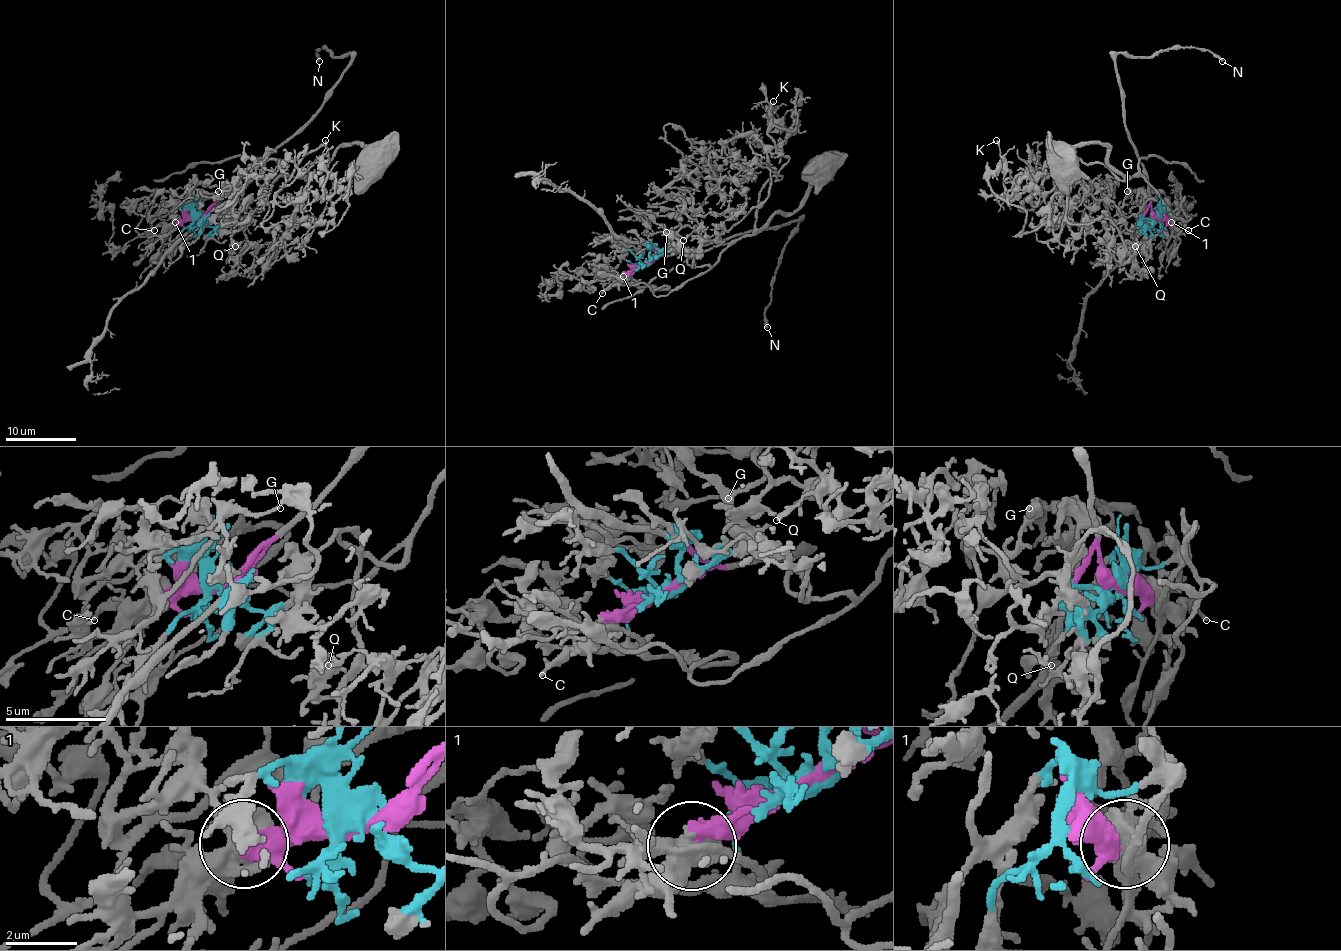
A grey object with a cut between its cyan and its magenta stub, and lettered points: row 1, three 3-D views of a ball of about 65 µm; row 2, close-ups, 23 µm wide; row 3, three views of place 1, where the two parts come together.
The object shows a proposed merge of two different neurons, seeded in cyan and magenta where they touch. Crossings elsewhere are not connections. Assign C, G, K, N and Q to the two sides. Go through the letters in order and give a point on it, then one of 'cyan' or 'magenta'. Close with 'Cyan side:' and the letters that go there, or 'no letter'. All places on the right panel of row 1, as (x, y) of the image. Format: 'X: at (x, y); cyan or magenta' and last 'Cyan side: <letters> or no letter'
C: at (1188, 230); magenta
G: at (1127, 191); cyan
K: at (996, 140); cyan
N: at (1222, 61); magenta
Q: at (1135, 246); cyan
Cyan side: G, K, Q

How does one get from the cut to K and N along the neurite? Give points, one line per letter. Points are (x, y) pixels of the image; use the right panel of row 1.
K: (1157, 219), (1141, 176), (1071, 155), (1071, 187), (1021, 231), (997, 139)
N: (1157, 219), (1146, 171), (1125, 125), (1115, 57), (1125, 53), (1154, 57), (1175, 48), (1198, 48), (1222, 60)

